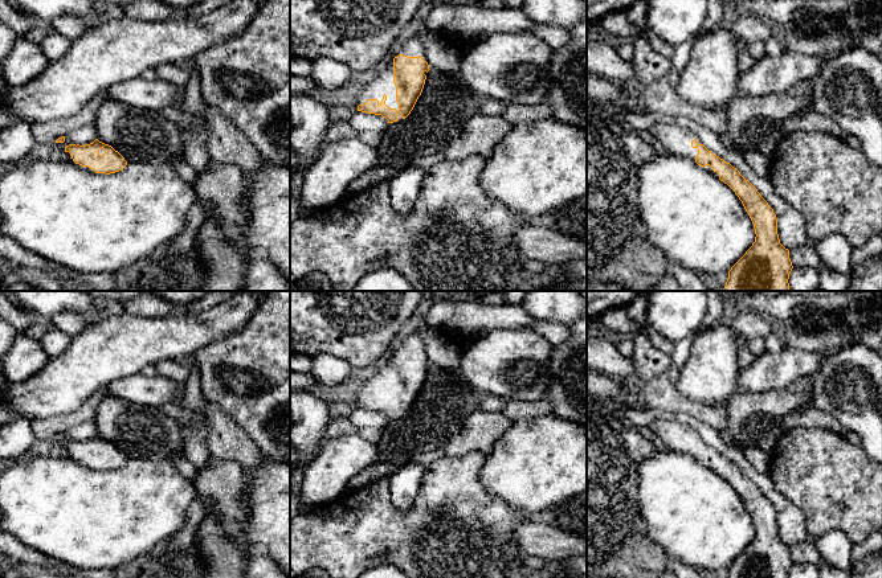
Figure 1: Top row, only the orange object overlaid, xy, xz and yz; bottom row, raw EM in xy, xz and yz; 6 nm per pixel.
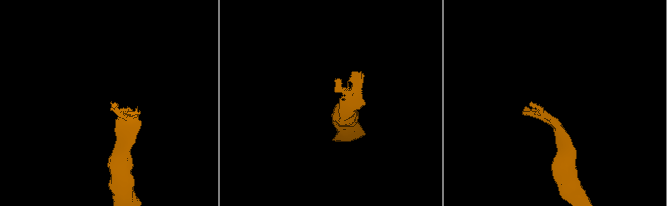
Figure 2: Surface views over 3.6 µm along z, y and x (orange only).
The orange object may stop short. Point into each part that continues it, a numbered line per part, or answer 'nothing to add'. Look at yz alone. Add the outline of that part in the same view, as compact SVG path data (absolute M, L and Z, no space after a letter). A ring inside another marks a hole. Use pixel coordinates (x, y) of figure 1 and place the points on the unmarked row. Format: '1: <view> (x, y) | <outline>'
1: yz (677, 437) | M657 419L649 430L662 440L667 451L686 454L695 459L694 454L698 451L698 444L693 444L691 438L695 435L698 440L702 440L702 436L694 427L677 419Z

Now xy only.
1: xy (66, 451) | M64 447L64 448L61 450L61 452L65 454L65 455L66 455L68 458L70 458L72 460L74 460L74 462L82 464L83 467L94 468L94 466L91 466L91 464L89 464L89 463L82 463L82 462L79 462L79 460L75 460L75 459L73 458L73 455L72 455L72 452L70 452L69 448L65 448L65 447Z

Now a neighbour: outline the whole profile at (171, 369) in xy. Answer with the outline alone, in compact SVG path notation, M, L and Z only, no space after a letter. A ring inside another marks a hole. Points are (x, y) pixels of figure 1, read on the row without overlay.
M163 360L156 365L156 372L159 376L173 381L179 389L175 395L164 402L160 409L164 414L173 418L181 427L183 433L187 426L189 426L195 417L181 407L181 399L184 397L184 386L187 384L189 370L176 360Z

